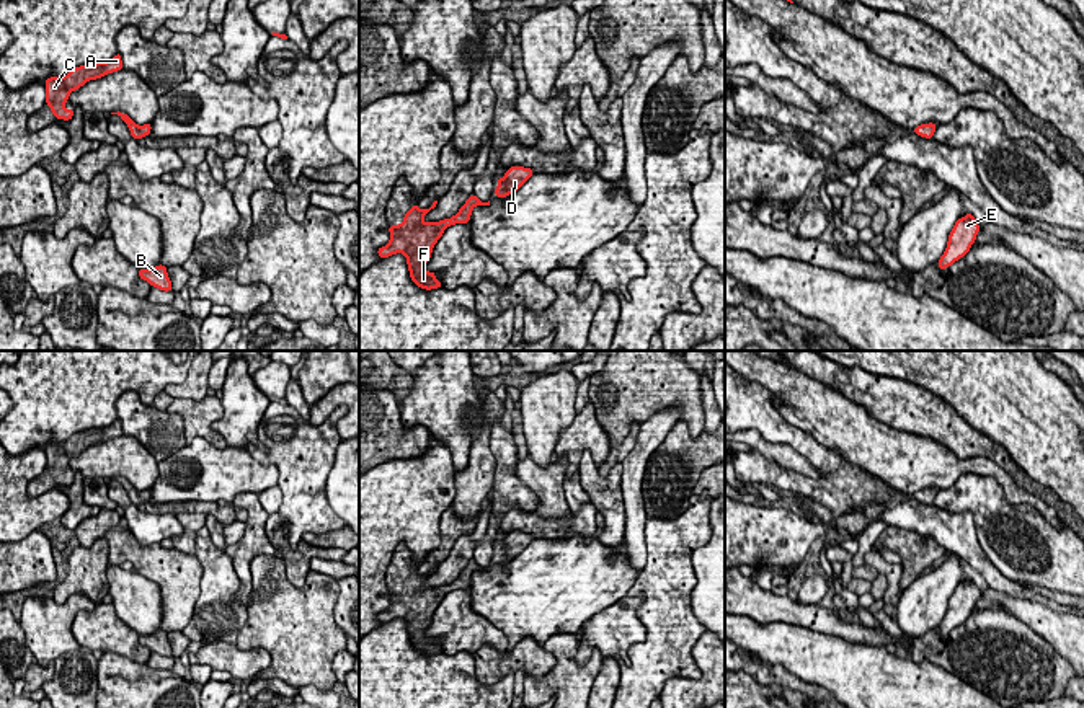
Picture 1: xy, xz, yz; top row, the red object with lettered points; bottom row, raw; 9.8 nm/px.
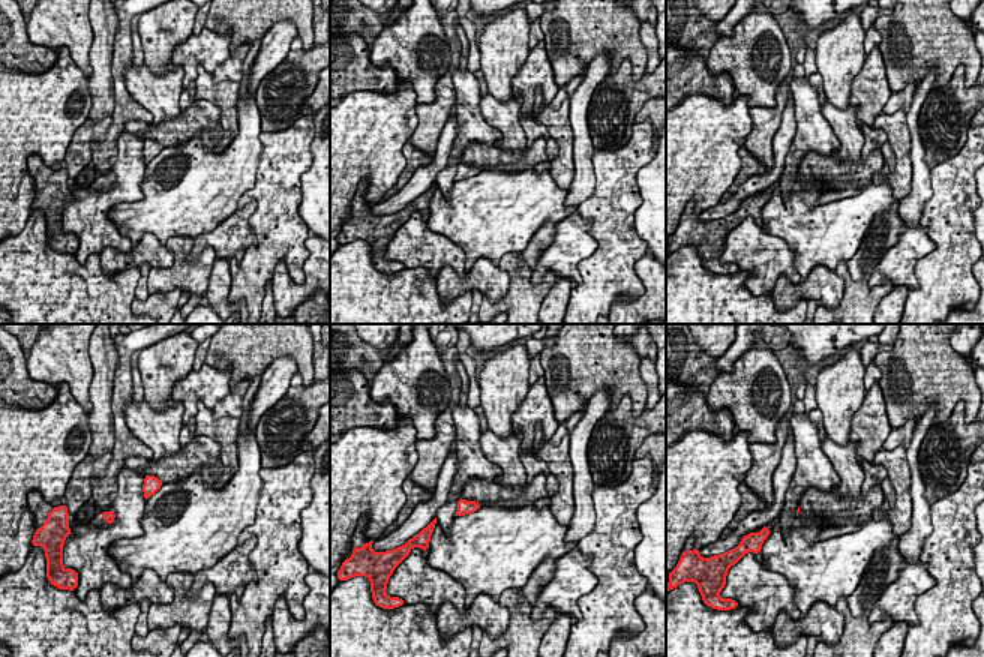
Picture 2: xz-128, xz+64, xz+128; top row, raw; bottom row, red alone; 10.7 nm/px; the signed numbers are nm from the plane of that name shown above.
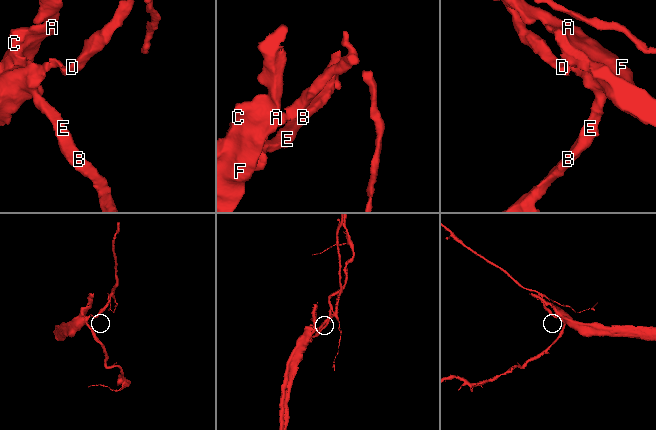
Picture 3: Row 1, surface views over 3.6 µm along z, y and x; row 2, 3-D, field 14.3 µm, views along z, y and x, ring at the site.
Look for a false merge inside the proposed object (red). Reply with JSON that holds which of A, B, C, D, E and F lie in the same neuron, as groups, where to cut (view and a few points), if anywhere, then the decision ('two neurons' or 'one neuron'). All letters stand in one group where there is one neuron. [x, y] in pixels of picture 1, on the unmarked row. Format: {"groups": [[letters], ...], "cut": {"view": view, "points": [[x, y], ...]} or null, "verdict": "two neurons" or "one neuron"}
{"groups": [["A", "B", "C", "D", "E", "F"]], "cut": null, "verdict": "one neuron"}

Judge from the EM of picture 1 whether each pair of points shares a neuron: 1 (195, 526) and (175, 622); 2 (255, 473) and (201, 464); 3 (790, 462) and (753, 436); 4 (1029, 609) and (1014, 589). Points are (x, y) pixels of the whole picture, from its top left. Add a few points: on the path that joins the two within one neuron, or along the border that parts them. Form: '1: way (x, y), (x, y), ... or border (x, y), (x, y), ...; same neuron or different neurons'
1: border (173, 547), (193, 555); different neurons
2: way (242, 473), (214, 472); same neuron
3: way (781, 454), (763, 446); same neuron
4: border (988, 586), (1009, 596), (1029, 597), (1034, 602); different neurons

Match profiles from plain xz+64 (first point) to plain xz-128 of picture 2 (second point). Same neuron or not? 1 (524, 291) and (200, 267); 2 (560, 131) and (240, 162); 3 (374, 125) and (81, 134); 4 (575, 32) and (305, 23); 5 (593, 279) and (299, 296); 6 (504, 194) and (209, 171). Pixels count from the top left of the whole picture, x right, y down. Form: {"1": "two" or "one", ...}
{"1": "one", "2": "two", "3": "two", "4": "one", "5": "two", "6": "one"}

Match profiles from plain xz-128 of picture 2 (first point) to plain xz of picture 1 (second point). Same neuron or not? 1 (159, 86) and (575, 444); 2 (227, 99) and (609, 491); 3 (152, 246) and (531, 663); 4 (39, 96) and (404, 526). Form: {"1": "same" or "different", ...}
{"1": "different", "2": "same", "3": "same", "4": "same"}

